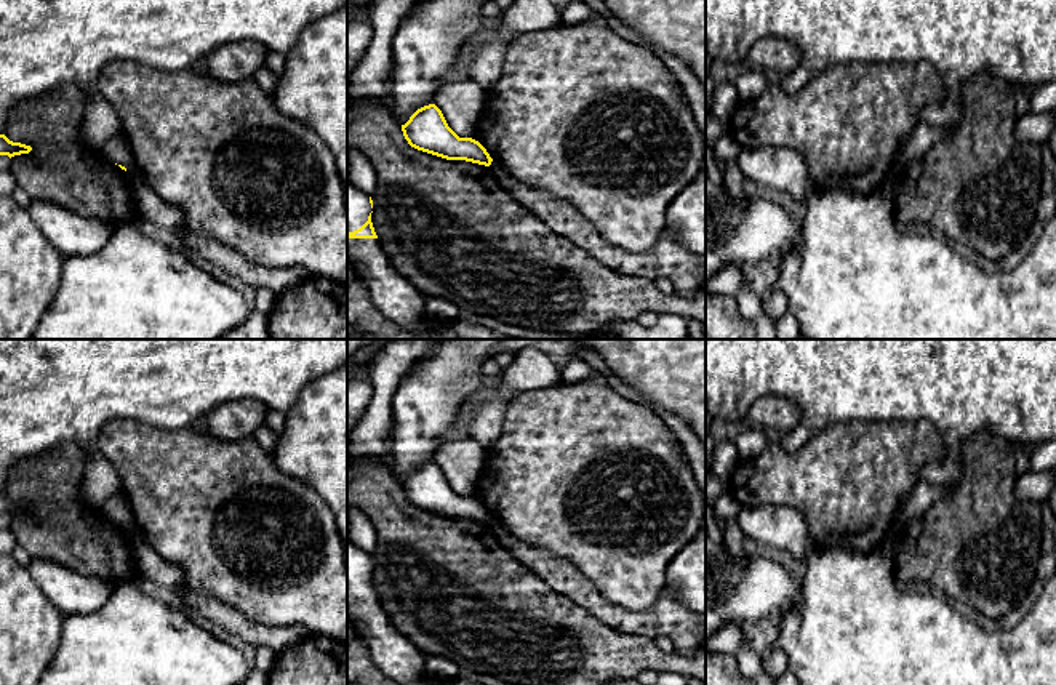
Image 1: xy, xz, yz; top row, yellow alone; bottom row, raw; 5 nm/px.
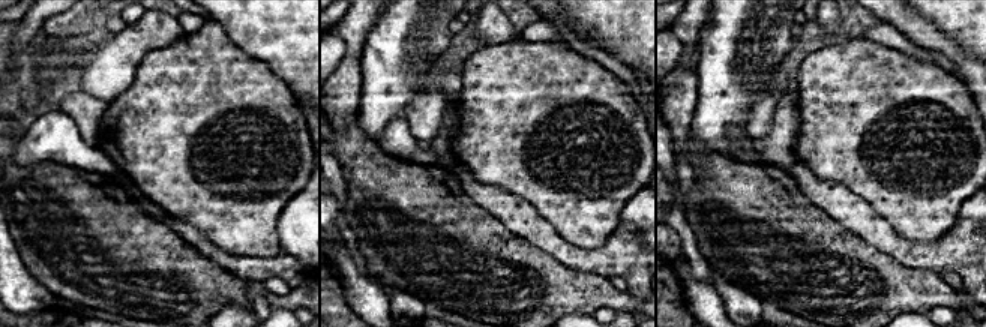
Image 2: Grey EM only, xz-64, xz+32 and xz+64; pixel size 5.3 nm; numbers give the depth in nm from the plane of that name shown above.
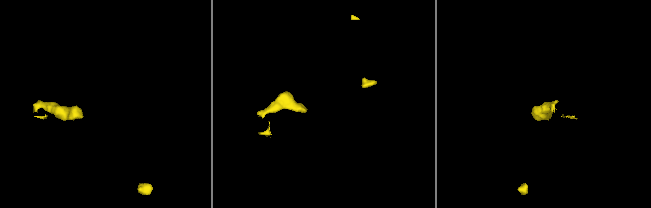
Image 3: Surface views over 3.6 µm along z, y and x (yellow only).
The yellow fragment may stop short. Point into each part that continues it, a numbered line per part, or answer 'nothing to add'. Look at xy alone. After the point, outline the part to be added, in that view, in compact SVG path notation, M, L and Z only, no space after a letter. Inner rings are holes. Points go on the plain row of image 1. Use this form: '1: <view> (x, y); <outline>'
nothing to add

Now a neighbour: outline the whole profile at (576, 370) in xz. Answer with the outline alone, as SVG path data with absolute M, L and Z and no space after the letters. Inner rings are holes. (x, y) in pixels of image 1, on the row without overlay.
M581 359L570 360L562 370L562 383L574 384L594 376L594 370Z

